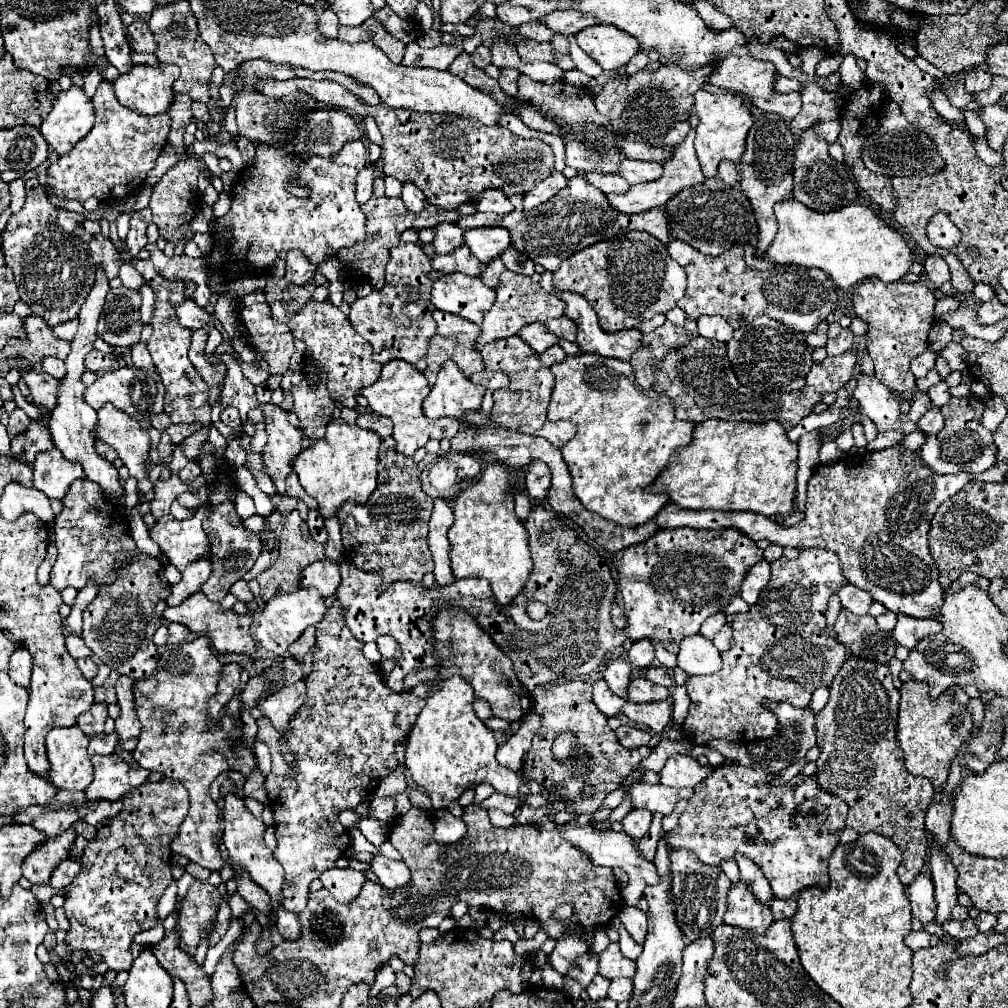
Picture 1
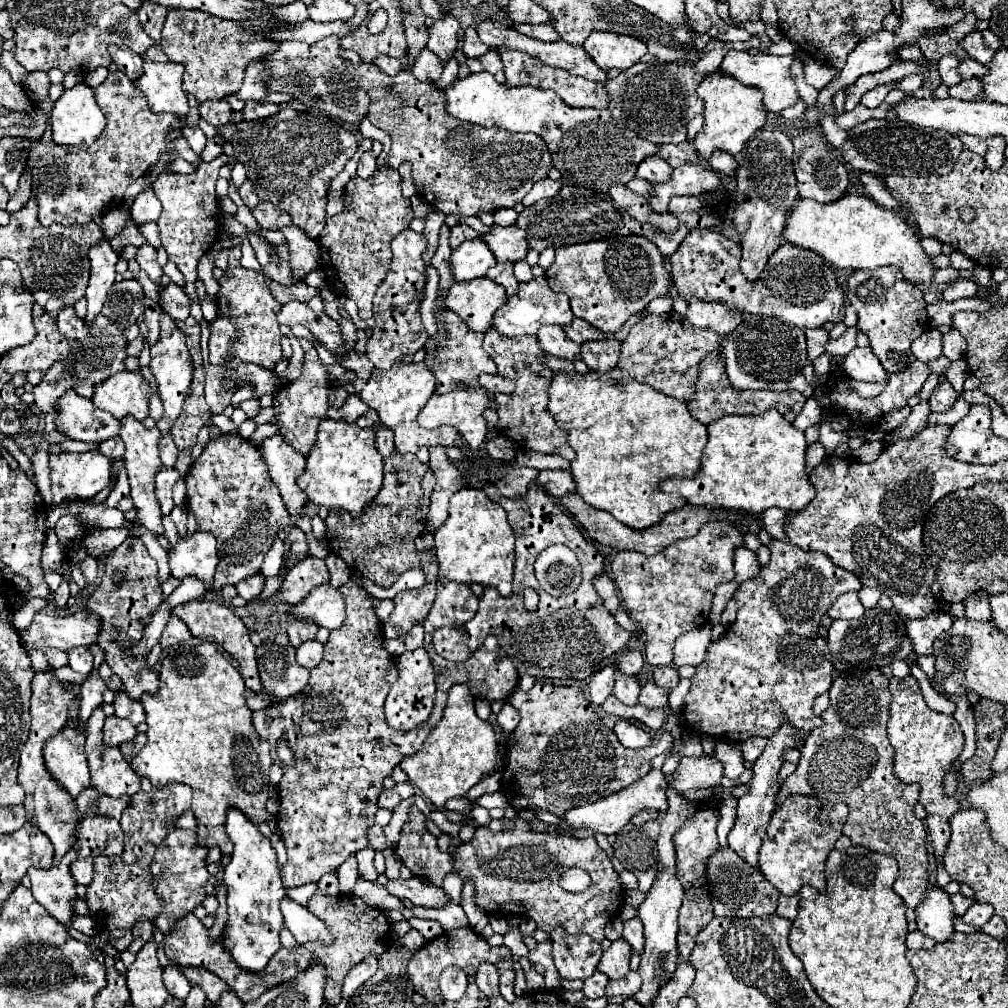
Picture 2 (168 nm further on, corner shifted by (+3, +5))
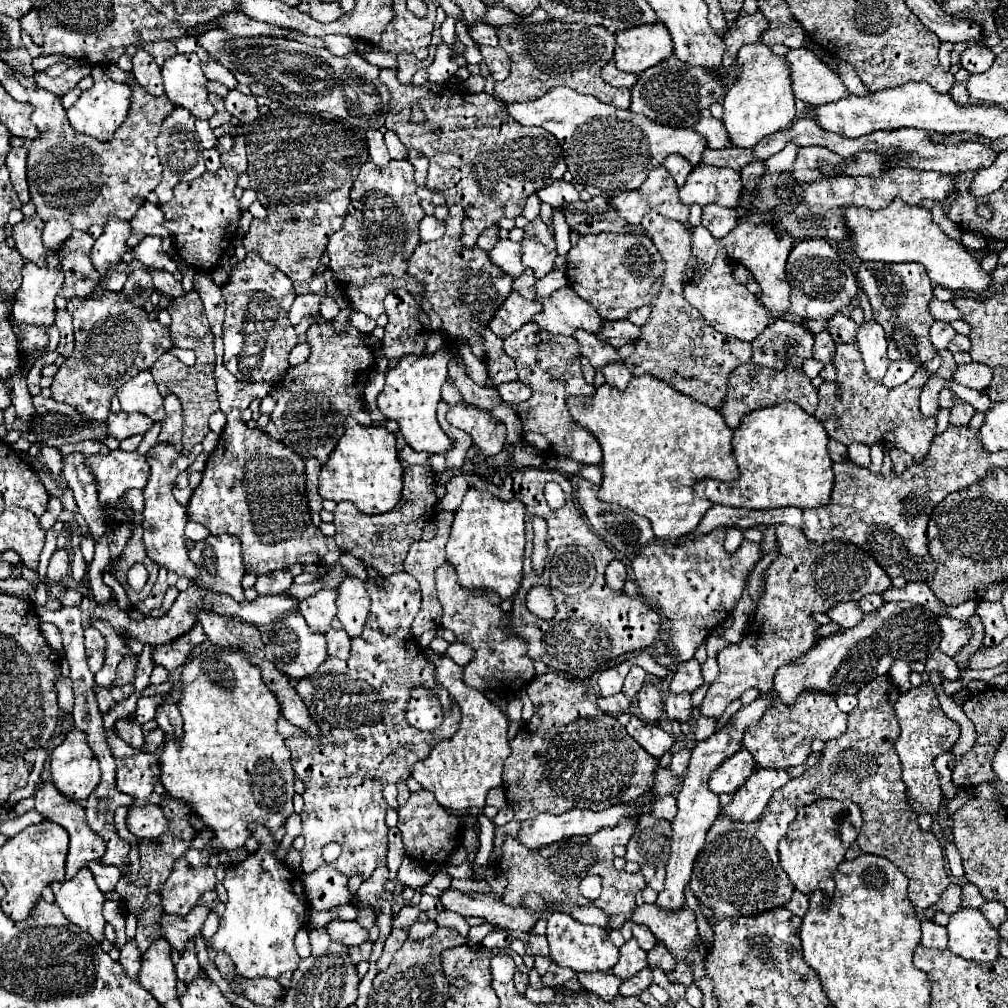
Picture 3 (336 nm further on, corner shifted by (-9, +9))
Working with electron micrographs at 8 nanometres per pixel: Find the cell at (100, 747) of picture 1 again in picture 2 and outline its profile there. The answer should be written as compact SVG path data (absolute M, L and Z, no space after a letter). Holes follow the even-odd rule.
M108 716L102 732L104 732L106 746L118 746L118 744L132 740L136 736L136 726L132 722L118 718L118 716Z

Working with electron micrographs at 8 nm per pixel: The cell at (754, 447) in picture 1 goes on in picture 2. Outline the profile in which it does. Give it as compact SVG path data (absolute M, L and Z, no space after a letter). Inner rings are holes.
M766 410L760 416L724 416L708 424L708 444L702 452L702 464L694 478L666 478L660 482L662 492L676 492L686 498L692 506L720 506L732 510L744 510L750 514L760 514L772 506L784 510L802 510L814 498L814 486L804 474L804 452L808 444L804 432L796 430L790 422L782 418L778 410Z

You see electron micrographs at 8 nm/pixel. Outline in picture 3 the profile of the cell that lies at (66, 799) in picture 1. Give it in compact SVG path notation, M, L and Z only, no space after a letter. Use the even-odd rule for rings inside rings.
M152 804L128 808L126 824L134 836L140 836L144 840L156 840L168 828L164 812L160 810L160 806Z

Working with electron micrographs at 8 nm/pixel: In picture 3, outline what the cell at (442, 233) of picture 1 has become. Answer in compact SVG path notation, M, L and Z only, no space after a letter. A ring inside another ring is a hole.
M492 226L492 228L488 228L484 234L480 234L480 238L478 238L478 244L476 246L480 246L482 250L492 250L494 246L496 246L496 242L500 240L500 236L498 236L498 226Z

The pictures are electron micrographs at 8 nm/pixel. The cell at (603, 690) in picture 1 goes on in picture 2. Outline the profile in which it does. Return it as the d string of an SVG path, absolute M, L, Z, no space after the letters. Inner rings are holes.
M606 666L600 672L596 672L588 684L592 704L602 704L610 696L612 686L614 686L614 668L612 666Z

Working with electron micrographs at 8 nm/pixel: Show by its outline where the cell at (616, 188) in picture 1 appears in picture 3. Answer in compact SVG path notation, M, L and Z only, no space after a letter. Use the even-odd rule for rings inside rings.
M656 212L644 216L642 226L648 232L648 238L654 240L662 260L664 260L664 276L662 290L654 298L652 314L648 322L642 326L642 336L636 342L636 352L624 360L632 376L650 374L684 396L690 396L710 408L720 410L726 400L726 386L732 370L740 364L746 364L752 358L752 344L742 342L738 338L730 338L714 330L706 324L694 306L690 306L682 294L682 288L688 282L686 262L690 258L692 234L676 220L662 218Z

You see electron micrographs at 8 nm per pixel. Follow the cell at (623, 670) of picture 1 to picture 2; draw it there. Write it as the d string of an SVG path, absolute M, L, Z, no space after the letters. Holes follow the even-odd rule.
M616 668L614 680L616 680L616 684L614 684L614 692L612 692L612 694L614 694L620 702L624 702L624 704L628 704L628 706L638 704L638 694L640 694L640 684L638 684L638 680L636 680L634 676L624 674L620 668Z

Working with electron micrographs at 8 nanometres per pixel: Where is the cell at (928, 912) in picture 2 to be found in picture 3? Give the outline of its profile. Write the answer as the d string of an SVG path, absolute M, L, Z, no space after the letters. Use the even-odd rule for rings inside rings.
M958 910L950 916L946 928L950 936L950 952L978 962L994 962L994 958L998 958L1000 934L996 928L986 924L986 918L982 918L980 910Z

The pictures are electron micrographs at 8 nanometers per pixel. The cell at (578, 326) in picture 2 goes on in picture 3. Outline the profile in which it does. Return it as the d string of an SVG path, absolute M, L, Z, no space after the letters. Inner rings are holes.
M614 320L614 322L604 322L602 332L598 334L598 338L602 342L610 342L614 348L620 348L624 344L634 344L638 340L640 326L628 322L628 320Z

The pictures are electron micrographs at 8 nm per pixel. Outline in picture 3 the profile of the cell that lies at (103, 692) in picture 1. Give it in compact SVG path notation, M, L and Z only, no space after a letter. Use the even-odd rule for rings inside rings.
M128 656L128 658L124 658L124 660L120 662L120 666L118 666L118 678L120 678L122 684L134 682L134 668L136 668L136 662L138 662L136 656Z

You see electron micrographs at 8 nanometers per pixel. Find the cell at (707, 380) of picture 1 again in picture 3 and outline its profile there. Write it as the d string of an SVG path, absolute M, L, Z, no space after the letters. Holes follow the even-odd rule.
M750 362L738 366L734 370L734 374L730 376L730 386L728 386L728 396L726 402L720 410L720 414L724 416L726 424L730 428L738 428L742 418L758 408L766 408L766 406L776 406L784 400L792 400L798 406L802 406L806 412L814 414L816 404L818 404L818 394L816 388L812 386L810 378L802 372L802 370L794 370L794 368L786 368L786 370L766 370L760 366L754 366Z

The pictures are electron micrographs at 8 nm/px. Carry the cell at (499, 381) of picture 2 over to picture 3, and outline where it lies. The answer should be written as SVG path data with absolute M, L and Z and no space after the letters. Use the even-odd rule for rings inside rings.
M520 380L498 384L498 392L506 404L518 404L518 402L524 402L532 396L530 388L526 384L522 384Z

